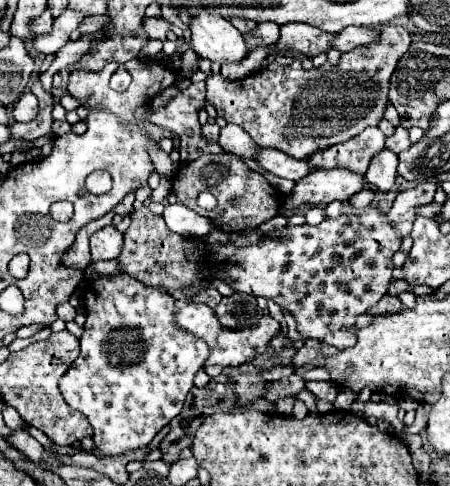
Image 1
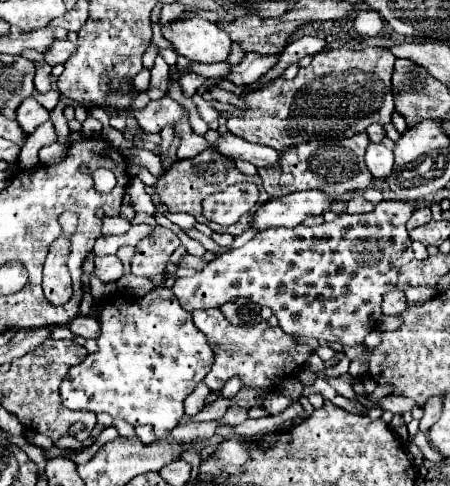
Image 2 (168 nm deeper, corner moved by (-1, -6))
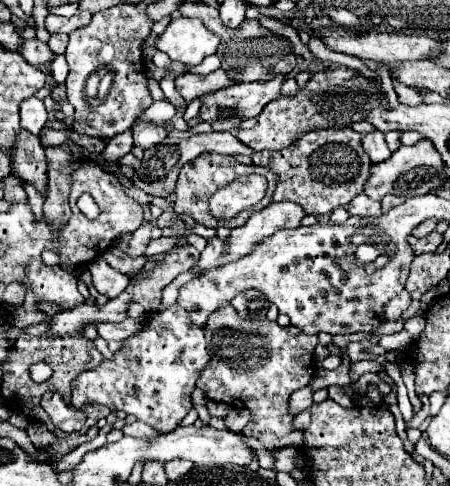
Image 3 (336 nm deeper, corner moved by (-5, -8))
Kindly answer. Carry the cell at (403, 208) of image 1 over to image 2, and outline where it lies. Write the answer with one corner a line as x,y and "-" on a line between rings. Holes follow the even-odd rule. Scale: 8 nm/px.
424,206
424,208
418,208
418,210
414,210
414,214
410,216
410,220
408,220
406,228
408,228
408,232
410,232
410,230
414,230
416,226
422,226
422,224
428,224
430,220
432,220
432,214
430,214
430,208
428,208
428,206

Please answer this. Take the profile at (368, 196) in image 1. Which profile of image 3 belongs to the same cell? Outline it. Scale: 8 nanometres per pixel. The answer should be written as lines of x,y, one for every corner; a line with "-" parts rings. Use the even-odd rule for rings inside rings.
358,194
350,204
348,204
348,214
350,216
380,216
380,202
370,200
366,194

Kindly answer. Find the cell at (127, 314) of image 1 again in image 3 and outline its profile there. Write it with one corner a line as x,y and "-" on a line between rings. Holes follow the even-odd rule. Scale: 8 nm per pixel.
178,304
170,306
164,312
148,314
146,328
140,334
128,338
126,346
114,354
114,360
104,360
102,366
98,366
94,372
84,372
74,380
72,406
82,408
84,404
90,404
90,402
104,404
104,406
112,408
114,412
122,410
126,414
134,414
138,420
150,424
160,434
168,434
180,424
180,420
192,408
190,394
196,388
194,384
196,384
200,372
204,370
204,366
208,364
208,360
210,360
210,354
206,350
204,330
190,322
190,316
182,306
178,306

